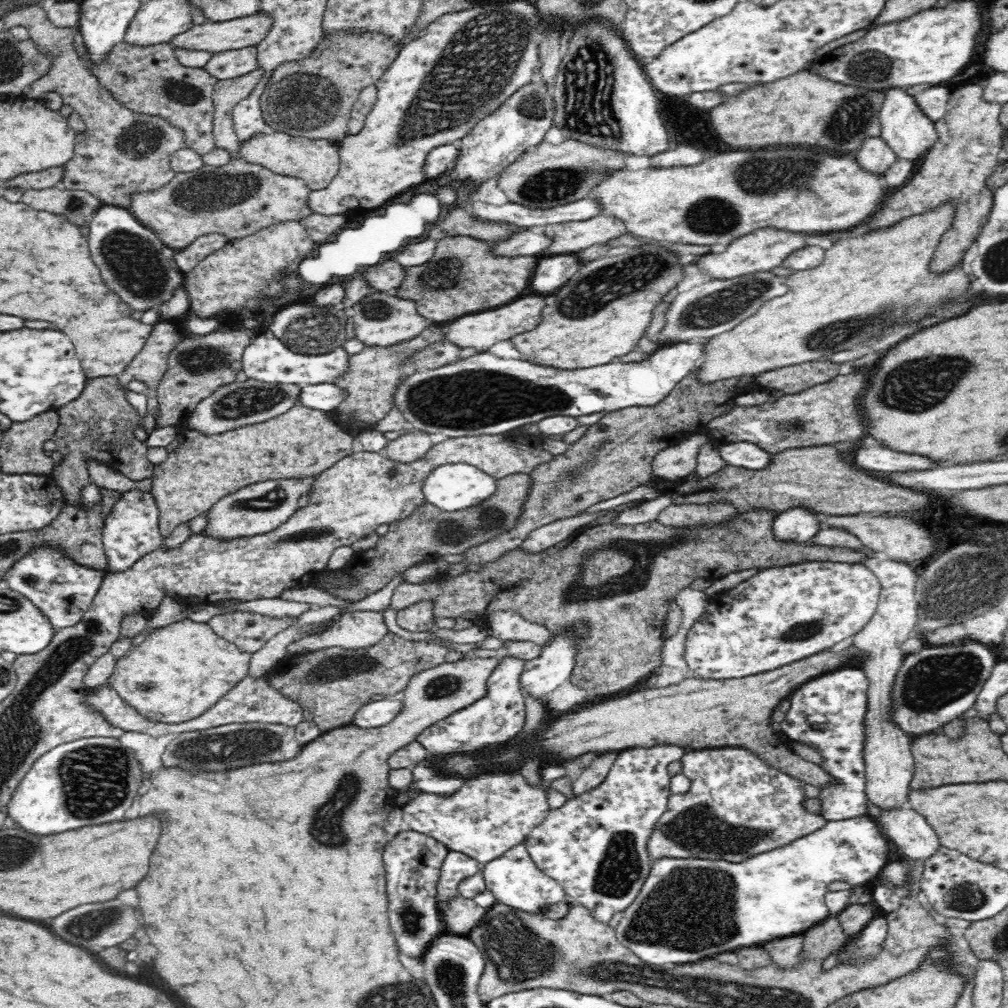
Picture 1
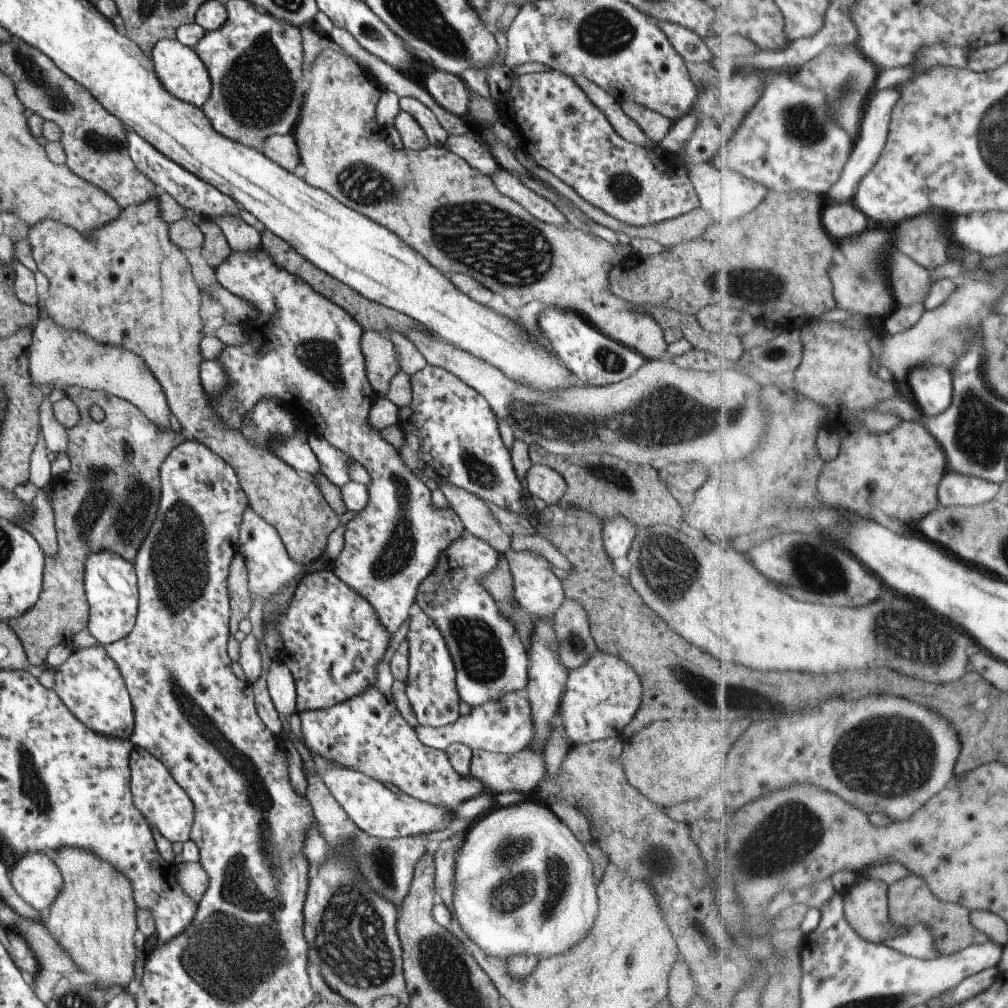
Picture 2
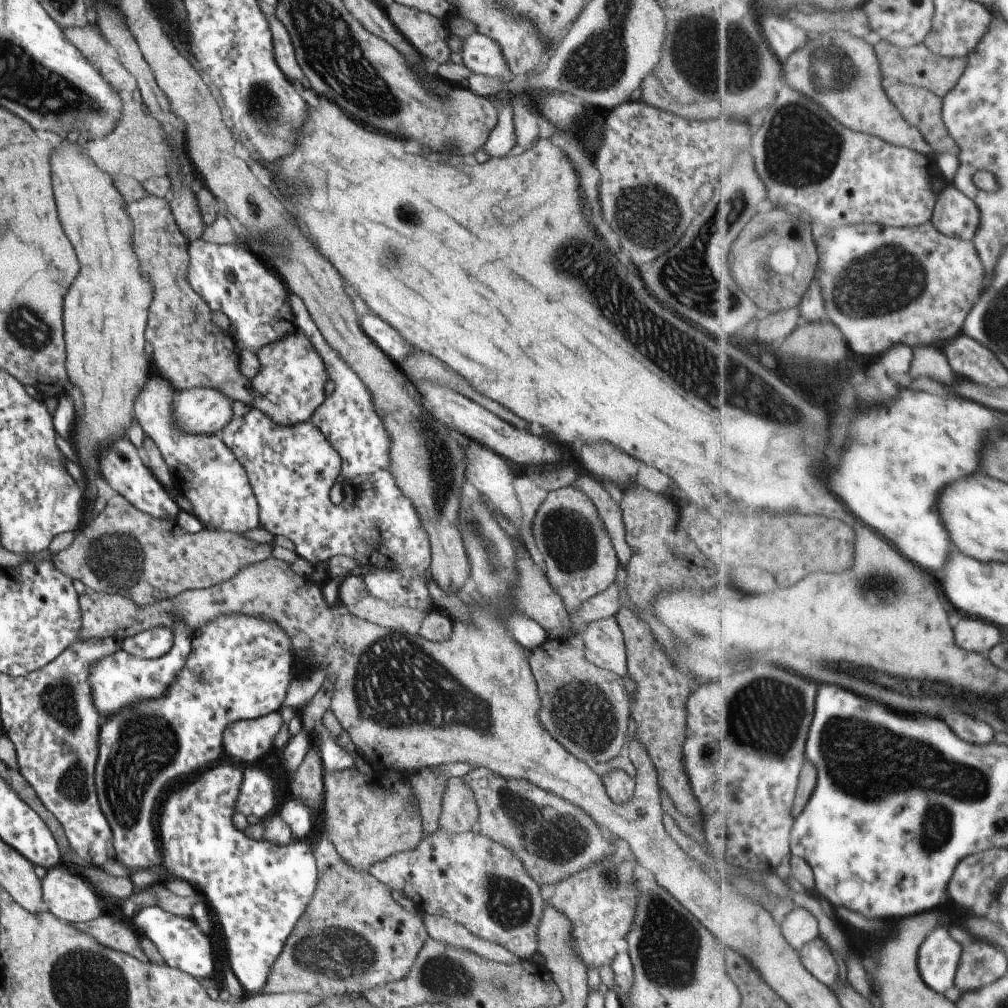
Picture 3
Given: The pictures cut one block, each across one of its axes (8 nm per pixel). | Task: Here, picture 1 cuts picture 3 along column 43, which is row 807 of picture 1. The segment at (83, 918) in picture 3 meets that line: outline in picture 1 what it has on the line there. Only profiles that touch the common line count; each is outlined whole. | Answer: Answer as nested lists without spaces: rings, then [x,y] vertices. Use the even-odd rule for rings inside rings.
[[[880,555],[873,556],[863,564],[878,577],[881,586],[879,602],[874,616],[872,616],[870,622],[851,639],[854,648],[858,649],[858,652],[862,653],[862,657],[864,657],[860,667],[864,670],[864,673],[868,675],[868,679],[870,679],[870,688],[868,688],[868,714],[866,714],[865,793],[869,804],[878,807],[882,813],[888,813],[903,810],[903,808],[908,805],[911,783],[915,774],[915,761],[911,754],[912,738],[893,724],[893,719],[890,718],[889,715],[889,706],[891,703],[891,686],[894,677],[902,661],[906,657],[906,654],[899,649],[899,646],[910,637],[917,625],[917,611],[919,606],[918,590],[921,577],[918,572],[916,572],[915,565],[900,560],[881,557]]]

